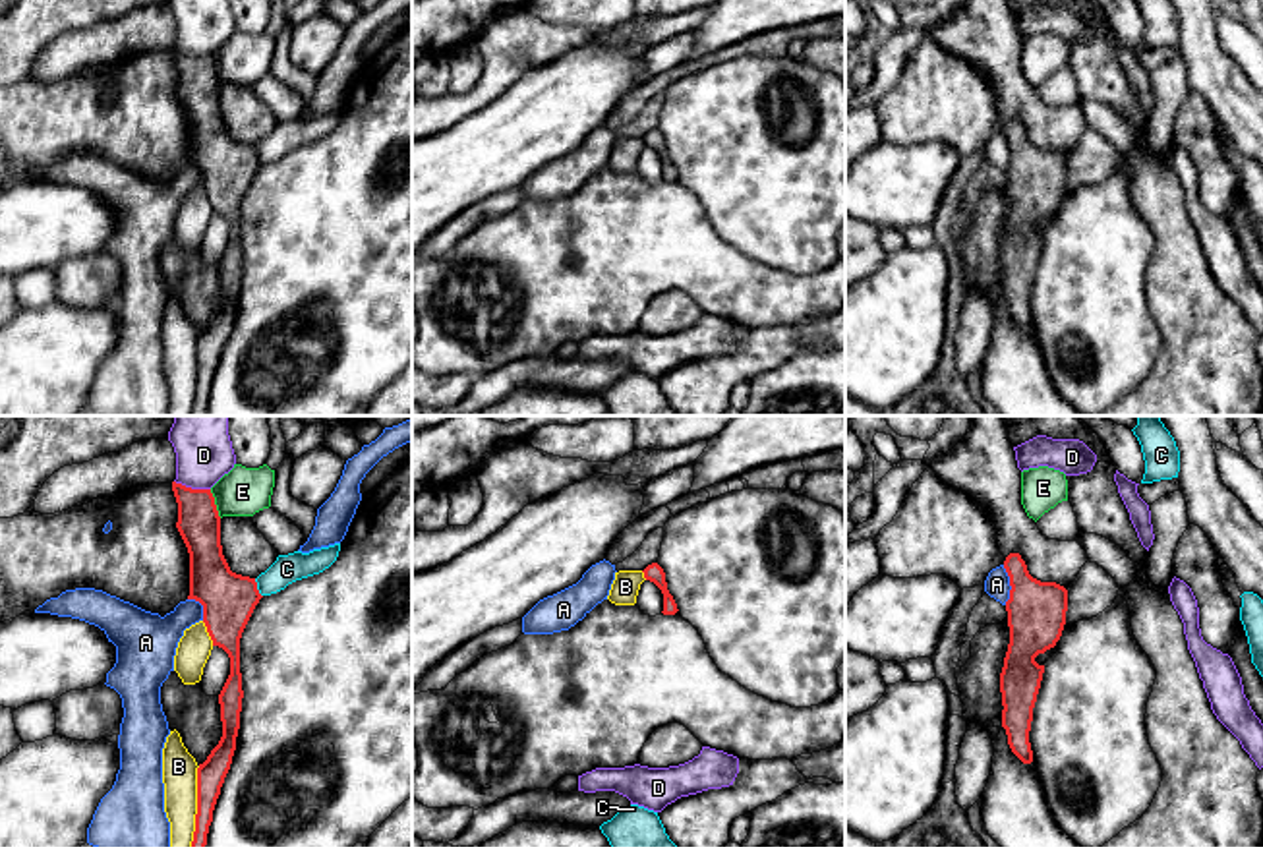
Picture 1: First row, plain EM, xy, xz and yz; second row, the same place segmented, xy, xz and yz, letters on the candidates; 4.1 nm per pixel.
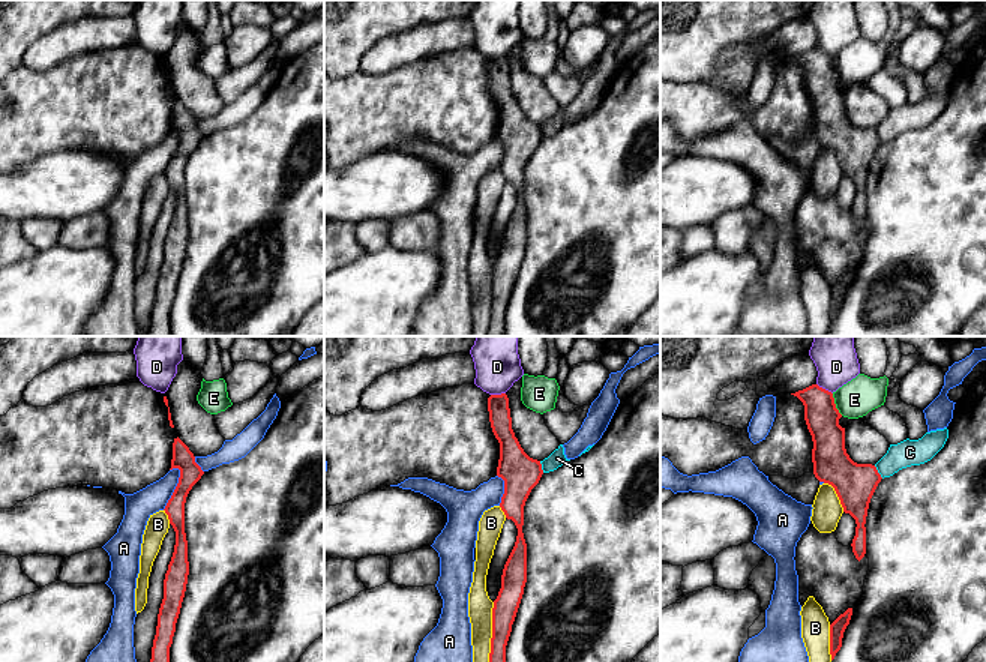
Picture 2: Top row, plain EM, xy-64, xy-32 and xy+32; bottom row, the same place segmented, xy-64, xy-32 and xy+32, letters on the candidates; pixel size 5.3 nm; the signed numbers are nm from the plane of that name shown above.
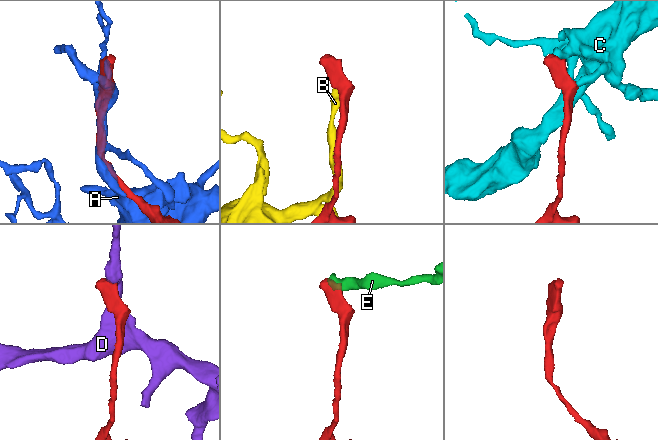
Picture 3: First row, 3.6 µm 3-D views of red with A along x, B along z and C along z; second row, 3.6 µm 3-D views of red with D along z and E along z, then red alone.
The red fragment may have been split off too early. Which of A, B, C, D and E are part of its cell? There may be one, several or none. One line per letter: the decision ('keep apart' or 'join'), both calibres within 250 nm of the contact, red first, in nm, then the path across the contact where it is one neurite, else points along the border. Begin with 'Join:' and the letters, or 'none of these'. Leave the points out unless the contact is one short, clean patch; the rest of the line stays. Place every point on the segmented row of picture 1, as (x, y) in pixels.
Join: none of these
A: keep apart; 240 nm thick on the red side, 110 nm on the other
B: keep apart; 120 nm thick on the red side, 140 nm on the other
C: keep apart; 220 nm thick on the red side, 120 nm on the other; border along xy (254, 579), (262, 596)
D: keep apart; 180 nm thick on the red side, 240 nm on the other
E: keep apart; 180 nm thick on the red side, 200 nm on the other; border along xy (209, 490), (221, 517)

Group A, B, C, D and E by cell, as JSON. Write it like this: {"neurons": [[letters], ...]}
{"neurons": [["A"], ["B"], ["C"], ["D"], ["E"]]}

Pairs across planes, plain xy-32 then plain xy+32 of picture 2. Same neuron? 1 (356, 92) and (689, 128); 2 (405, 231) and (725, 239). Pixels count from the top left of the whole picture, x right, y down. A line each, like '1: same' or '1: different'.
1: same
2: same

